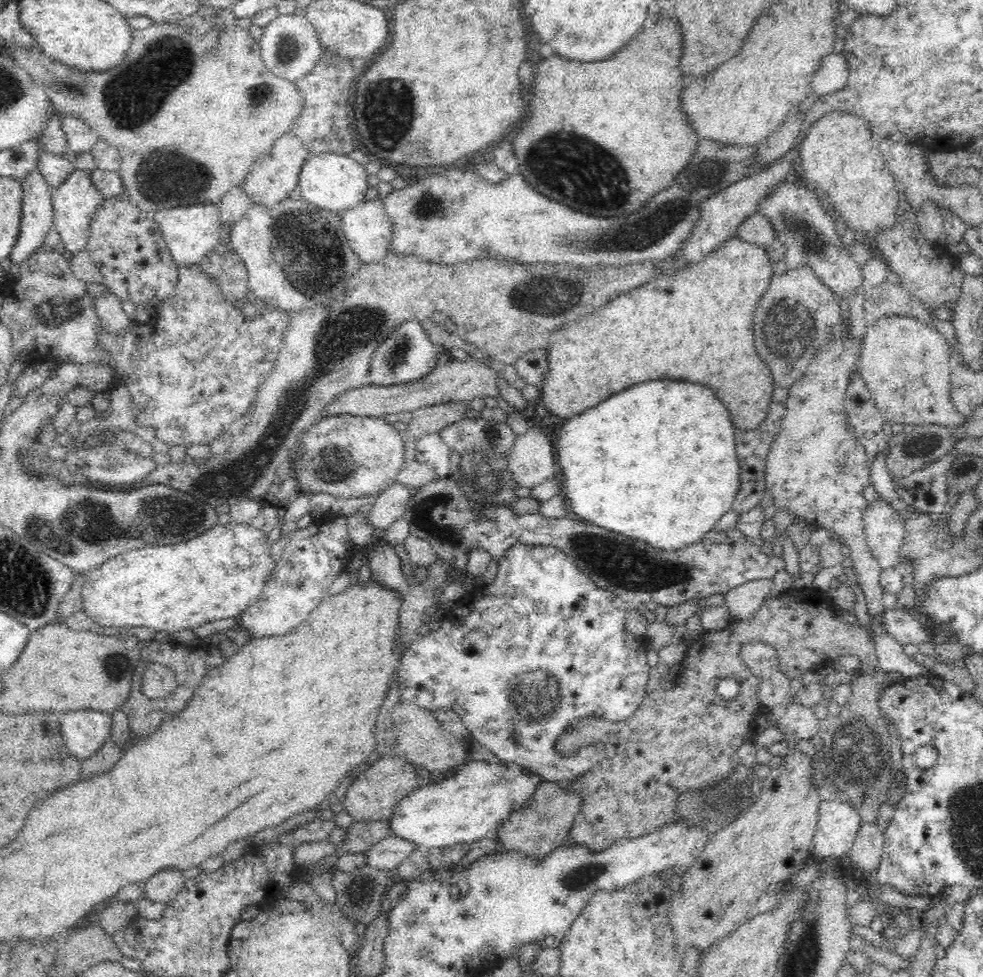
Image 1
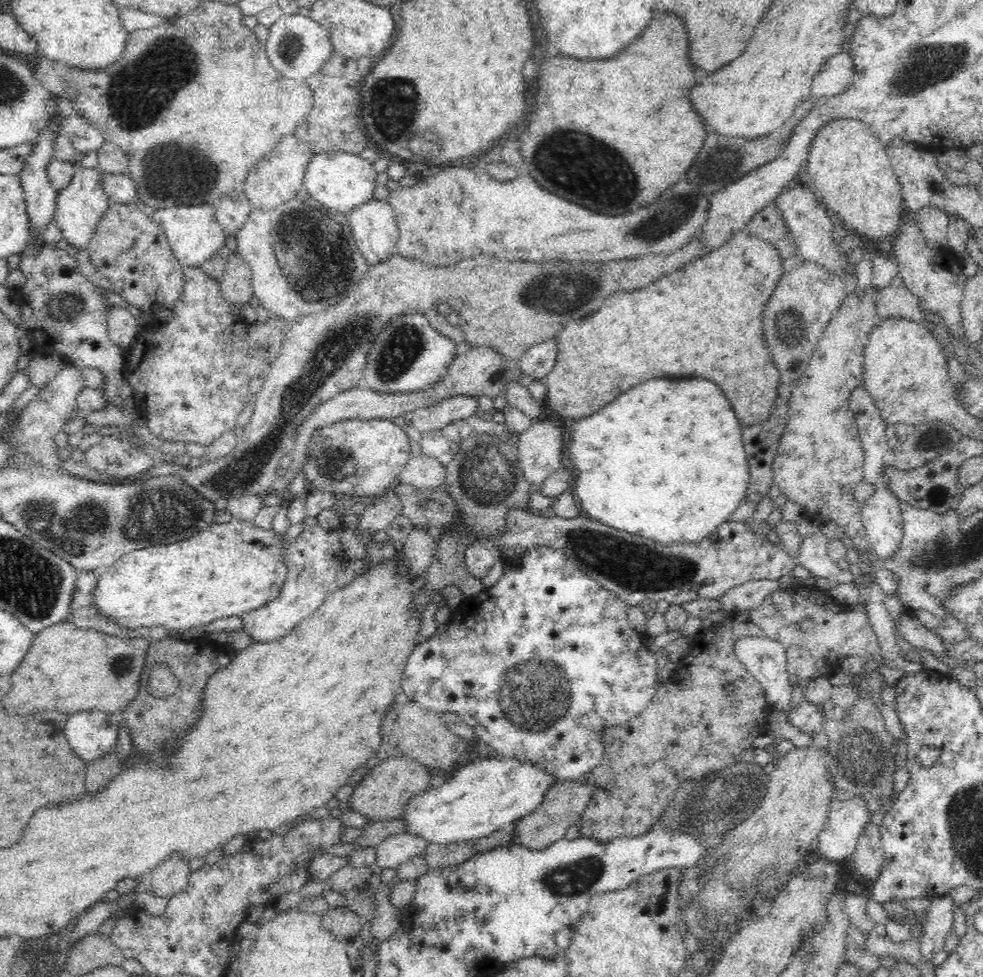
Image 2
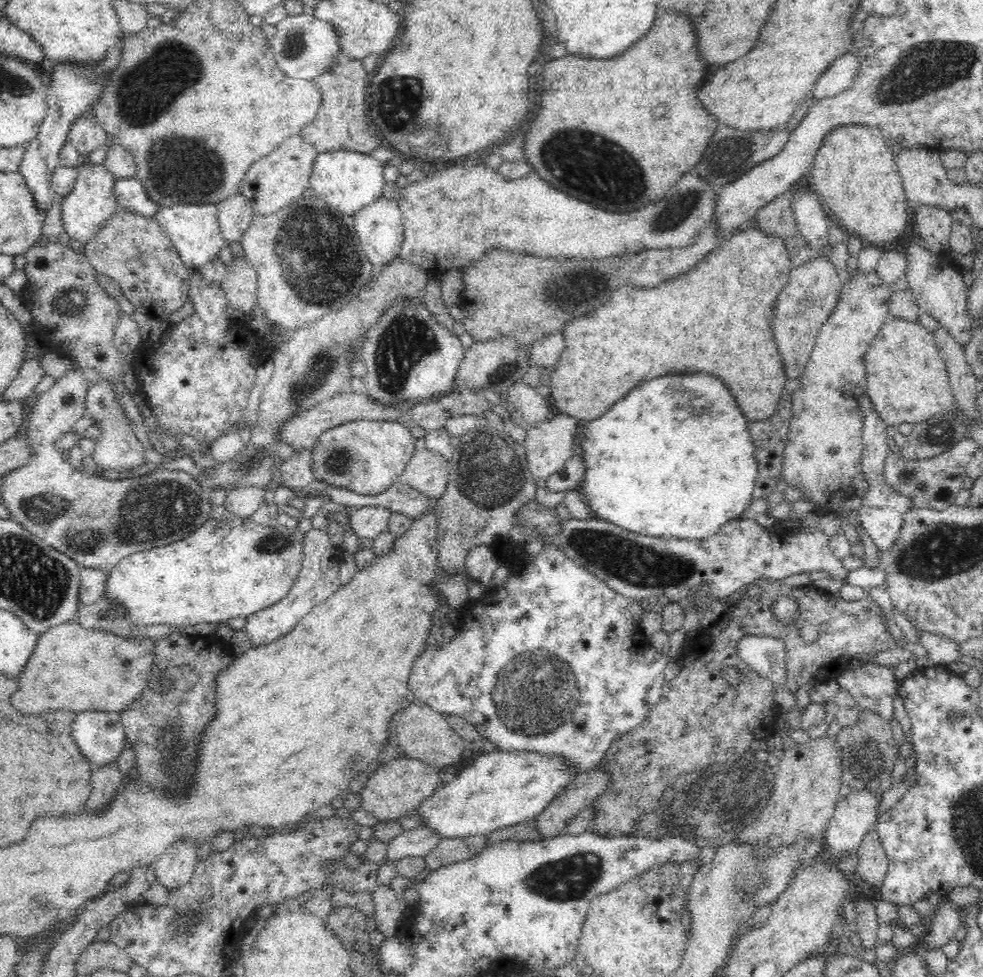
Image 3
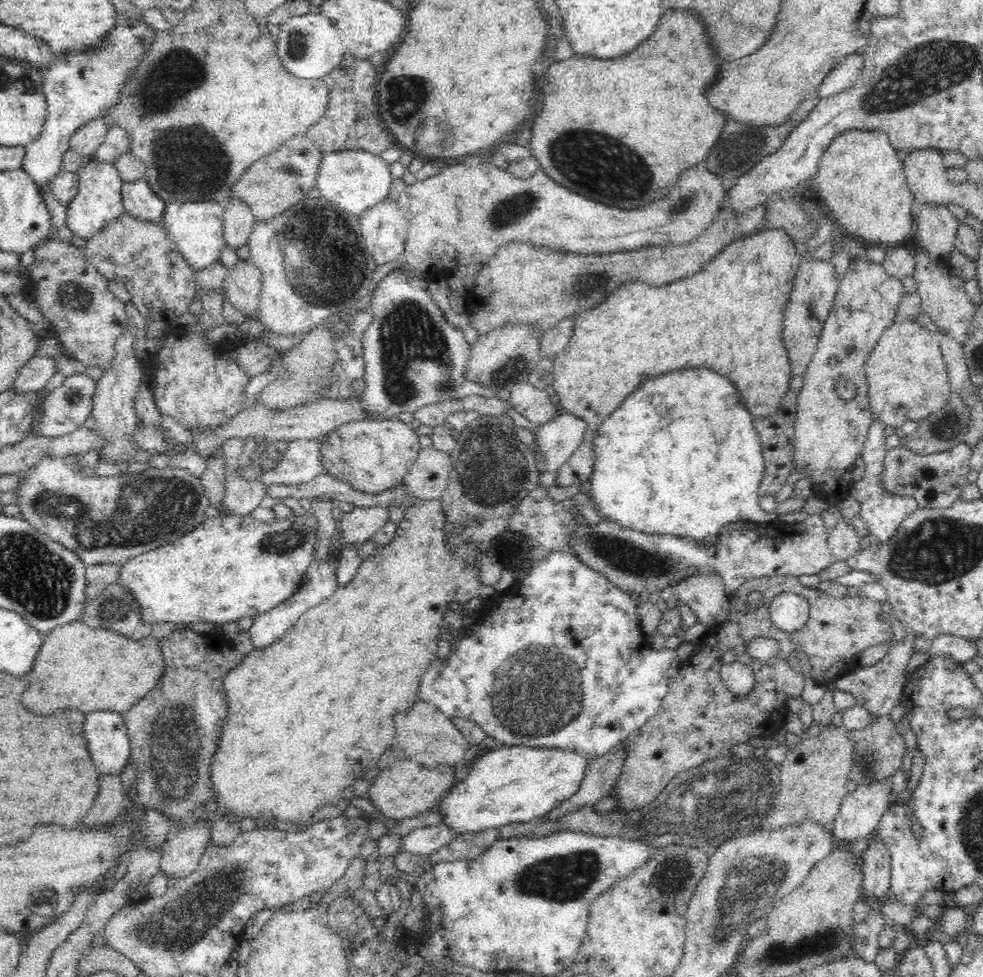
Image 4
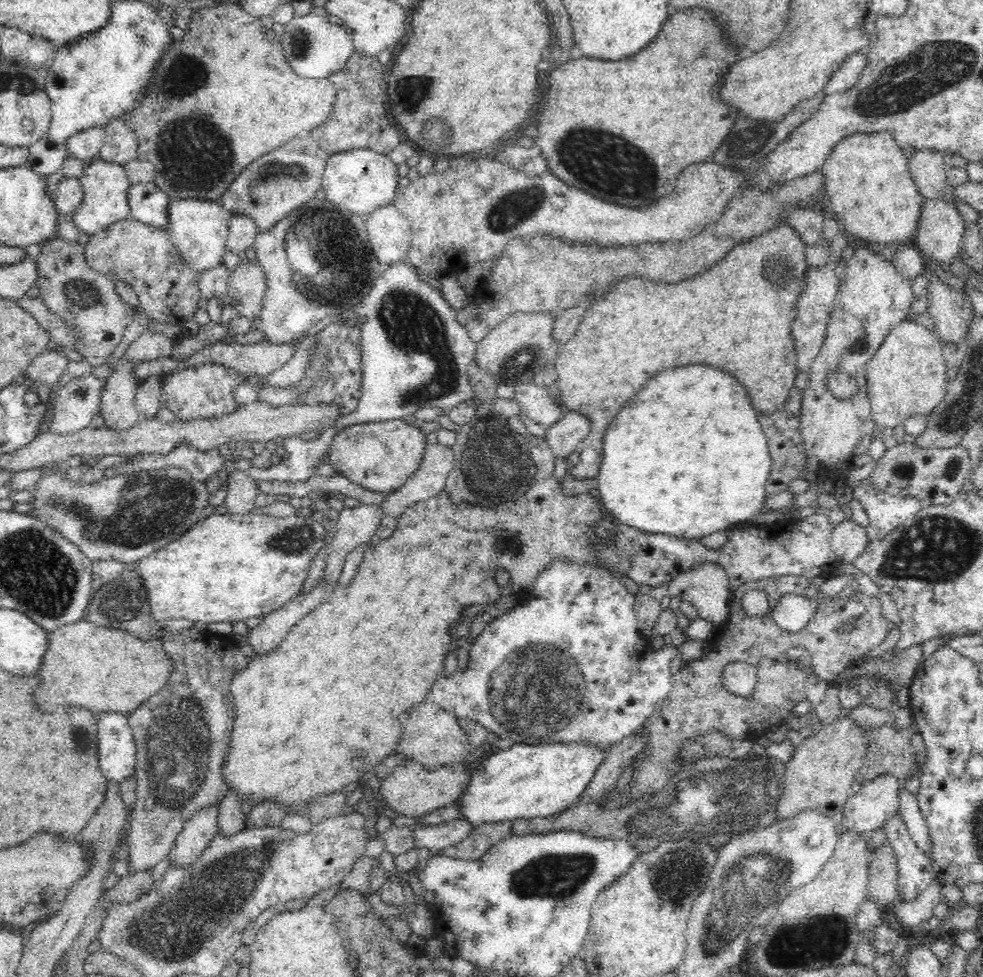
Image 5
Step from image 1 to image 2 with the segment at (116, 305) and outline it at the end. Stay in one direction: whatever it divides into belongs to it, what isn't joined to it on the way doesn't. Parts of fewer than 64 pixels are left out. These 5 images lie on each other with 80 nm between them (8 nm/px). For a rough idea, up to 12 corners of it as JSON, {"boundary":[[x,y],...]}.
{"boundary":[[124,307],[107,316],[111,341],[126,350],[143,325]]}

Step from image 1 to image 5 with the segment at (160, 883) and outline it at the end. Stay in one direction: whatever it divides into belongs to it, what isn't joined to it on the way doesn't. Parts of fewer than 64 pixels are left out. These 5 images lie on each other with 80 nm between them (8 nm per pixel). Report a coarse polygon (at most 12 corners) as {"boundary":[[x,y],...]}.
{"boundary":[[219,804],[194,813],[169,852],[188,866],[218,835]]}

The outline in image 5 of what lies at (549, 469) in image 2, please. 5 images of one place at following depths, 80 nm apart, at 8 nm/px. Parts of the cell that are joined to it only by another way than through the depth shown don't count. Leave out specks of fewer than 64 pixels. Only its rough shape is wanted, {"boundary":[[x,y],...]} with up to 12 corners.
{"boundary":[[564,411],[546,428],[558,458],[567,458],[588,436],[591,422]]}

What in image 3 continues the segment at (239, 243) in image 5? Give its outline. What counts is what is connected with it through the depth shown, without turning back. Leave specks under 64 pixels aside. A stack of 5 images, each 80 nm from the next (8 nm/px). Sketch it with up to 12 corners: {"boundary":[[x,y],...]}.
{"boundary":[[240,192],[217,204],[228,245],[242,240],[254,215]]}

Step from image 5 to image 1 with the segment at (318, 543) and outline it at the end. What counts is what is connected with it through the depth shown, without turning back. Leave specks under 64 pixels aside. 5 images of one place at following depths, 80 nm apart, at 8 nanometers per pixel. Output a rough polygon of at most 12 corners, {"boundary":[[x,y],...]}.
{"boundary":[[218,522],[85,576],[102,626],[169,635],[257,601],[268,535]]}

